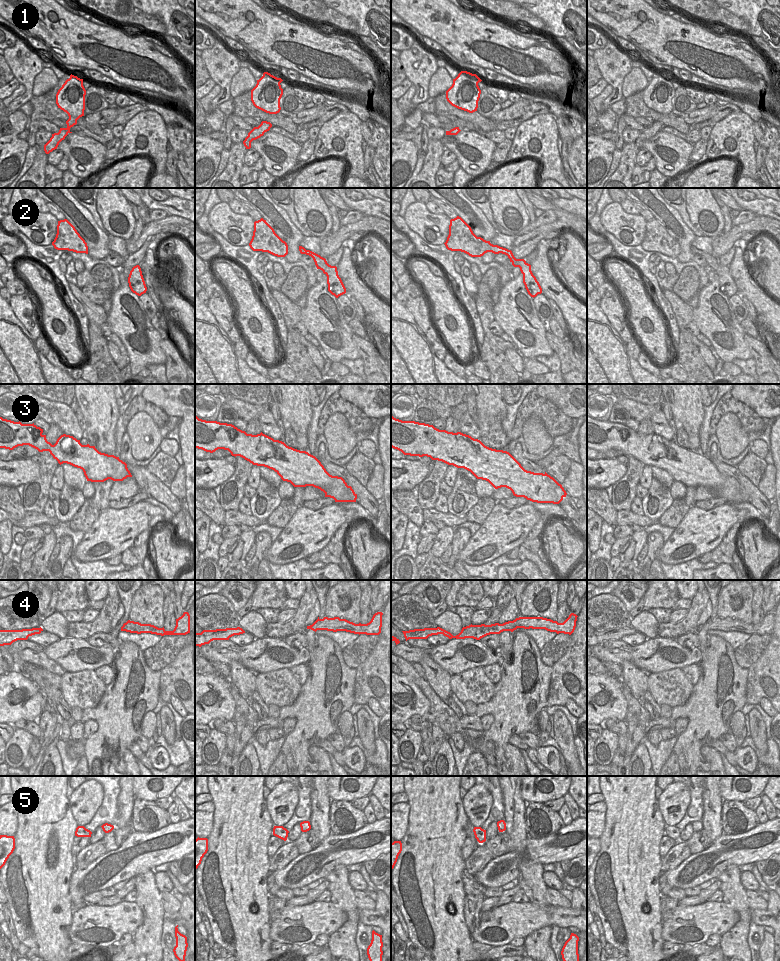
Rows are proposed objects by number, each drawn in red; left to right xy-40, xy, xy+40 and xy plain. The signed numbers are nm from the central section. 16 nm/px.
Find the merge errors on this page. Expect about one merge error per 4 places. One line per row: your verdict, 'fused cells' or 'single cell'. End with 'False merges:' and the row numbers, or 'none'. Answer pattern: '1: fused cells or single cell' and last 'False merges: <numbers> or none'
1: single cell
2: single cell
3: single cell
4: single cell
5: single cell
False merges: none

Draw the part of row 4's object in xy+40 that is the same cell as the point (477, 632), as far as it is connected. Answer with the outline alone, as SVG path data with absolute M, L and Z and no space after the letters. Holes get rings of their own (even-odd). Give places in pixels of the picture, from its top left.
M571 613L569 617L563 622L558 623L557 621L553 621L551 619L543 618L543 617L519 617L513 621L508 621L503 624L495 623L491 625L469 625L463 627L461 632L453 636L450 632L437 627L437 628L424 628L424 629L414 629L409 631L402 631L404 637L407 640L409 639L427 639L429 636L443 634L449 639L465 639L465 638L473 638L476 640L480 640L481 638L490 635L490 634L500 634L503 631L511 631L513 632L517 628L524 629L545 629L550 632L556 632L569 634L571 635L576 627L577 615Z

